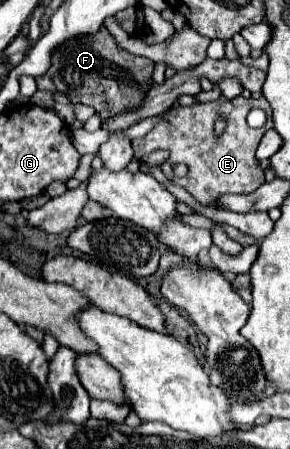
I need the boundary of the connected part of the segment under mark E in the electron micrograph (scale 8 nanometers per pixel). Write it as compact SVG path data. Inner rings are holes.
M235 97L235 99L217 99L211 103L201 103L193 107L179 107L167 111L167 121L155 125L145 137L133 139L133 157L143 159L145 151L157 151L167 149L169 159L163 161L159 167L165 173L165 177L185 187L187 191L202 205L215 207L215 201L224 194L249 194L265 183L263 171L257 171L255 167L255 149L265 135L267 129L271 129L271 107L265 97L261 97L261 109L267 111L267 123L261 129L251 129L245 121L247 113L257 105L255 99ZM217 119L223 119L227 123L225 131L215 137L213 125ZM173 163L187 163L189 173L183 179L177 179L171 171Z

